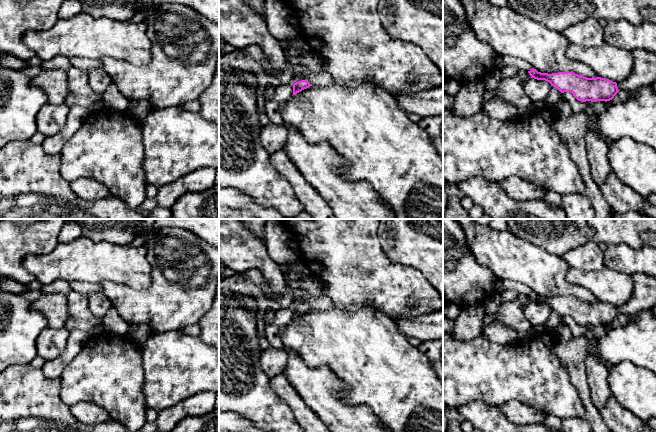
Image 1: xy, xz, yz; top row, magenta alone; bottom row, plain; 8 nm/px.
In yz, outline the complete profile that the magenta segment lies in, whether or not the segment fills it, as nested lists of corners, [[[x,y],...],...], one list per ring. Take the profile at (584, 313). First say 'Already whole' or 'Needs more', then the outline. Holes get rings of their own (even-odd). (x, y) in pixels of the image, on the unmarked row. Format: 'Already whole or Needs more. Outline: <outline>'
Needs more. Outline: [[[532,292],[530,295],[519,295],[514,301],[502,302],[496,316],[485,315],[483,325],[502,323],[518,332],[528,331],[532,325],[524,314],[527,302],[545,304],[561,317],[570,316],[581,326],[610,325],[619,316],[617,307],[609,303],[587,302],[573,296],[541,297]]]

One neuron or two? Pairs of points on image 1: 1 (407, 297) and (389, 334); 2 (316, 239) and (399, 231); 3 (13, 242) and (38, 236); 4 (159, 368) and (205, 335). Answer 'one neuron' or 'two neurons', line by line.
1: two neurons
2: two neurons
3: one neuron
4: two neurons

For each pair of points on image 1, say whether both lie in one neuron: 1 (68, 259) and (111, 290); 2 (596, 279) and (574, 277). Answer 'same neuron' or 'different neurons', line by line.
1: different neurons
2: same neuron

